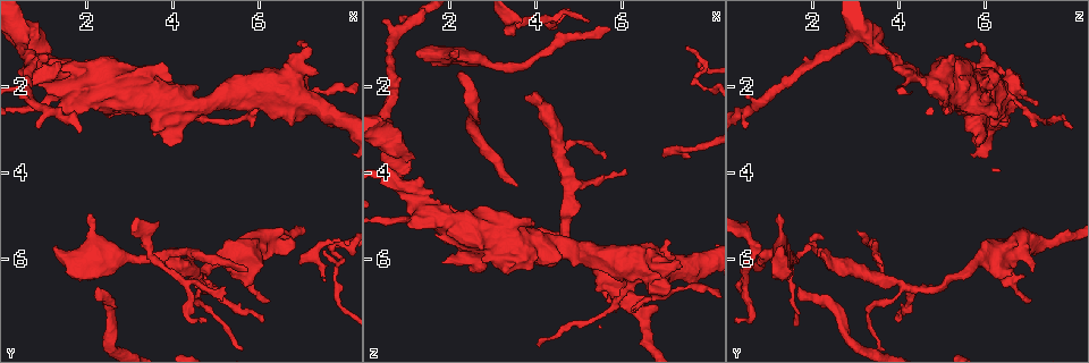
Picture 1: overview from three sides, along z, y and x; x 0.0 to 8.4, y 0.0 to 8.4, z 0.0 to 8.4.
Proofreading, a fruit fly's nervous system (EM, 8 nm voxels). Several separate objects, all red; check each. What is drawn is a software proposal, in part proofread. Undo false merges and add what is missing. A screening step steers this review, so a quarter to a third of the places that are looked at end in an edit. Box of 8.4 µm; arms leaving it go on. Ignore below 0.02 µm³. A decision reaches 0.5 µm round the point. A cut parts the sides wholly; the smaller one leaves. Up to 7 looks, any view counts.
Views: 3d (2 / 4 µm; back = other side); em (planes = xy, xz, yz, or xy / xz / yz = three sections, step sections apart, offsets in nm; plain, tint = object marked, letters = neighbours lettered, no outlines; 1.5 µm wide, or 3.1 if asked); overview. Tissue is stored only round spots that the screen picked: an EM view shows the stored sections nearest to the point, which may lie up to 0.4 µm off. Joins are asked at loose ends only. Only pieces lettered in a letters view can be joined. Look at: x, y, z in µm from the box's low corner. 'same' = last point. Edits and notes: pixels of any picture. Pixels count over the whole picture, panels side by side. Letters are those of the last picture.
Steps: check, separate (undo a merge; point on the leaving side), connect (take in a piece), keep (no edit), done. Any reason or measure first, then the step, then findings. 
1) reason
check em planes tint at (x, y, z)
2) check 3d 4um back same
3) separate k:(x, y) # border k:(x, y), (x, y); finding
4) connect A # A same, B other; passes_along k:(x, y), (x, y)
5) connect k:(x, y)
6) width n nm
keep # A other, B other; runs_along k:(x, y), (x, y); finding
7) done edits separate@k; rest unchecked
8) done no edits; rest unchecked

three arms meet
check em planes plain at (0.80, 1.70, 4.20)

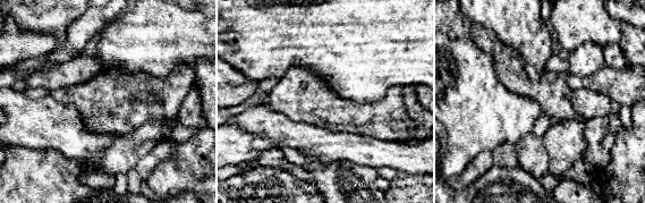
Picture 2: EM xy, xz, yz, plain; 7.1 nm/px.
see the neighbours
check em planes letters same

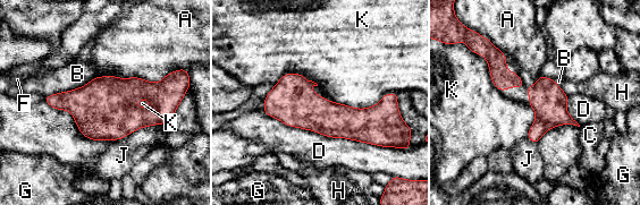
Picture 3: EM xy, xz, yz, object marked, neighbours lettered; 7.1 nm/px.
longest_contact D 900 nm
keep # A other, B other, C other, D other, F other, G other, H other, J other, K other; runs_along 3:(388, 100), (371, 117), (267, 110); all the same cell

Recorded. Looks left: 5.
thick end
check em planes letters at (3.55, 3.05, 5.80)

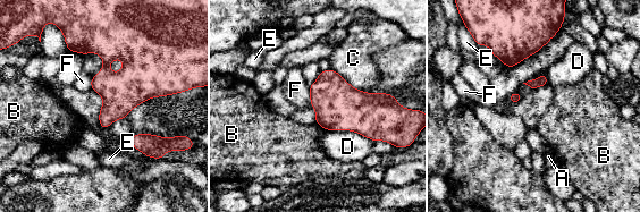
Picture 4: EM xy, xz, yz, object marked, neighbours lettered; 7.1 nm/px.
keep # A other, B other, C other, D other, E other, F other; no lettered piece goes on from it

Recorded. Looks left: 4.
an open end
check em xz step 4 letters at (5.75, 6.25, 0.70)

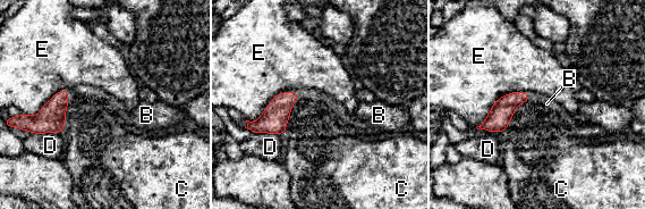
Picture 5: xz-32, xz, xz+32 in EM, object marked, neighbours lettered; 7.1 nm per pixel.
check em planes letters same

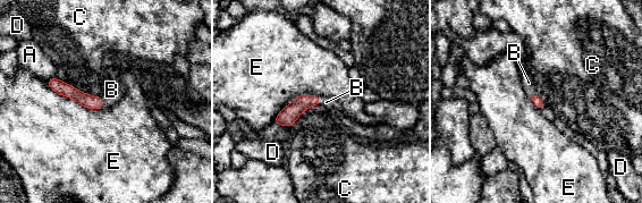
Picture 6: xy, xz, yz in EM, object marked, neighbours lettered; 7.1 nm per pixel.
connect B # A other, B same, C other, D other, E other; passes_along 6:(89, 101), (102, 101), (111, 90); it goes on there

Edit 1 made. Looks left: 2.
done edits connect@6; rest unchecked

